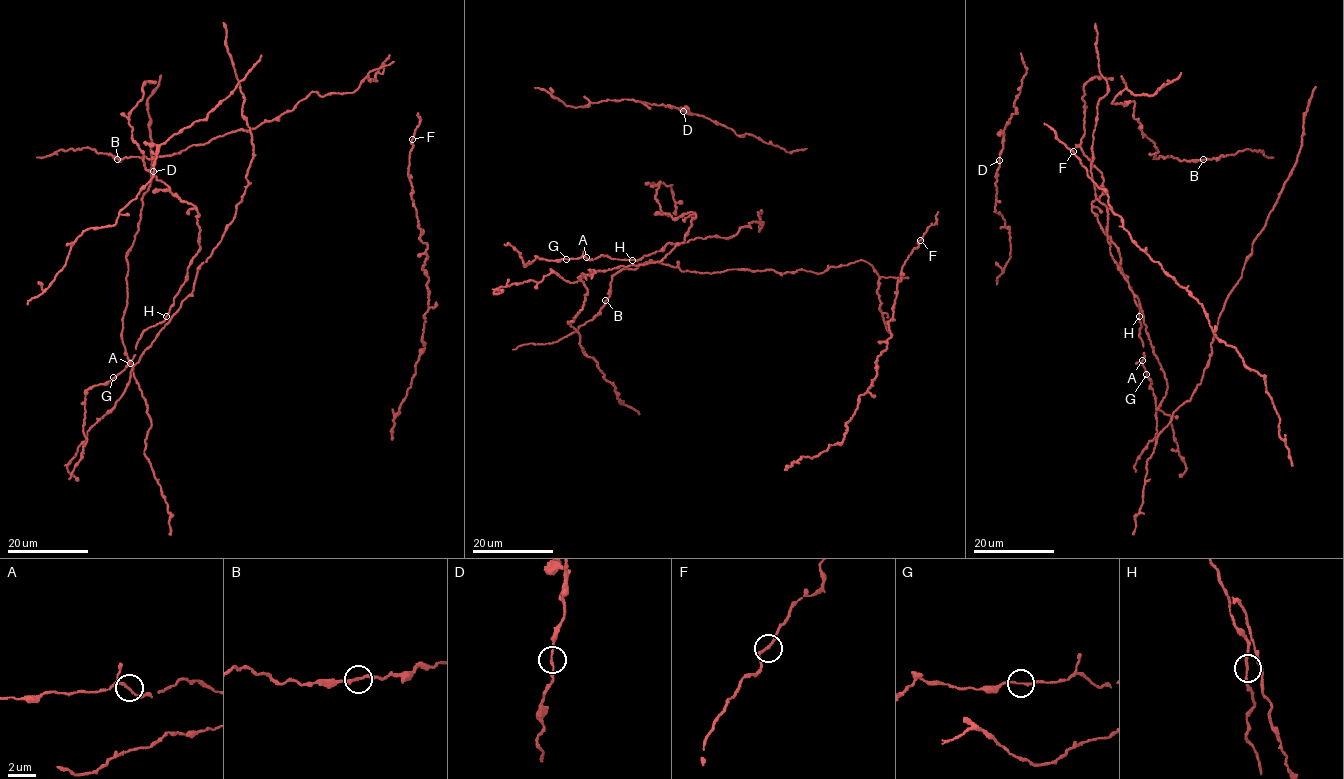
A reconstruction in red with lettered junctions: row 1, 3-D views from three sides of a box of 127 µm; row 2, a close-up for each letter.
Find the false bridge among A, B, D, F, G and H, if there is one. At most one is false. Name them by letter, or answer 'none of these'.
none of these

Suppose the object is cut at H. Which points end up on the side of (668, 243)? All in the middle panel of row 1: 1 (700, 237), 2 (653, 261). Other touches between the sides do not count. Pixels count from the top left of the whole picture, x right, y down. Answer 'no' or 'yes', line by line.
1: no
2: no

